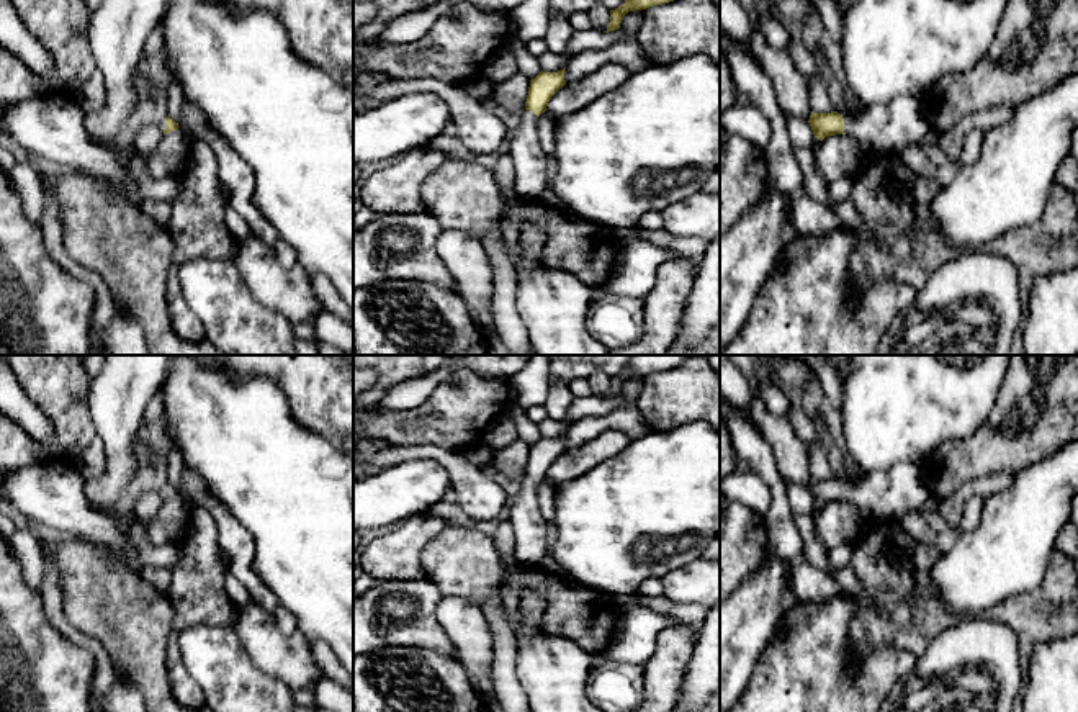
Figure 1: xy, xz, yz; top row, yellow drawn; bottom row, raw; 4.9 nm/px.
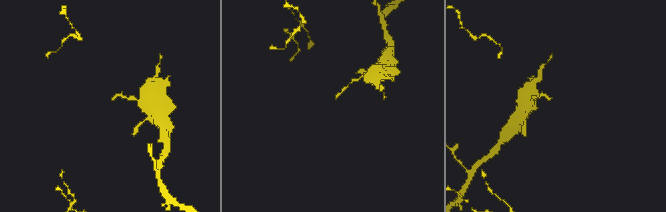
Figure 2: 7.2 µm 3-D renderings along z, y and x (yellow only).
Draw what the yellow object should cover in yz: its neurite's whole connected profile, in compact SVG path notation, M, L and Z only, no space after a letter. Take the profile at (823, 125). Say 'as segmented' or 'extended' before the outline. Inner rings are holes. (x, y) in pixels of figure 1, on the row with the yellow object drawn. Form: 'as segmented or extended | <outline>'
extended | M906 95L867 106L856 119L838 111L811 111L808 123L820 141L836 134L852 136L865 155L900 155L911 144L924 149L923 141L929 133L921 101Z

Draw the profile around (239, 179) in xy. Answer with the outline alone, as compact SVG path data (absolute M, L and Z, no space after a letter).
M188 100L182 105L180 128L190 139L201 139L211 146L218 160L218 175L231 193L232 208L250 228L252 236L258 237L273 249L278 232L255 205L255 175L254 170L236 154L236 151L218 136L201 111Z

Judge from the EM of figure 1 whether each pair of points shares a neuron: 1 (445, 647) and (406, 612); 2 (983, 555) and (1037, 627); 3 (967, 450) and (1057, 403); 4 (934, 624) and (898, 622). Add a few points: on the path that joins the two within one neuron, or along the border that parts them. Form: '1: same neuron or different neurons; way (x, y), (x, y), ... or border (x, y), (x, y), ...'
1: same neuron; way (435, 639), (416, 622)
2: different neurons; border (1046, 573), (1034, 588), (1011, 594), (982, 614)
3: same neuron; way (990, 449), (1023, 432), (1034, 421)
4: same neuron; way (926, 622), (907, 622)

